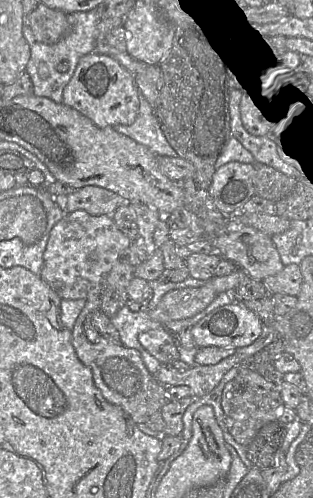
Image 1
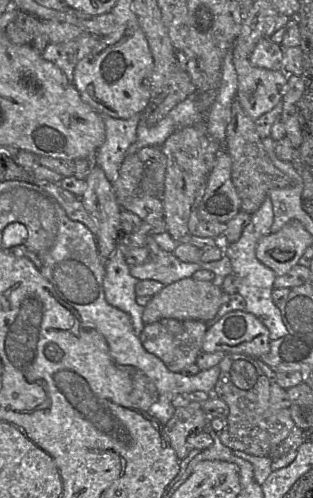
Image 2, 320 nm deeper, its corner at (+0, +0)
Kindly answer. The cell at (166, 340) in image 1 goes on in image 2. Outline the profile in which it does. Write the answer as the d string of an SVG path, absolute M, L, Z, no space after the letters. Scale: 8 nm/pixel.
M163 318L146 324L140 334L140 340L144 349L162 360L168 370L179 373L185 367L196 364L196 359L202 352L202 344L207 330L205 322L200 320Z

